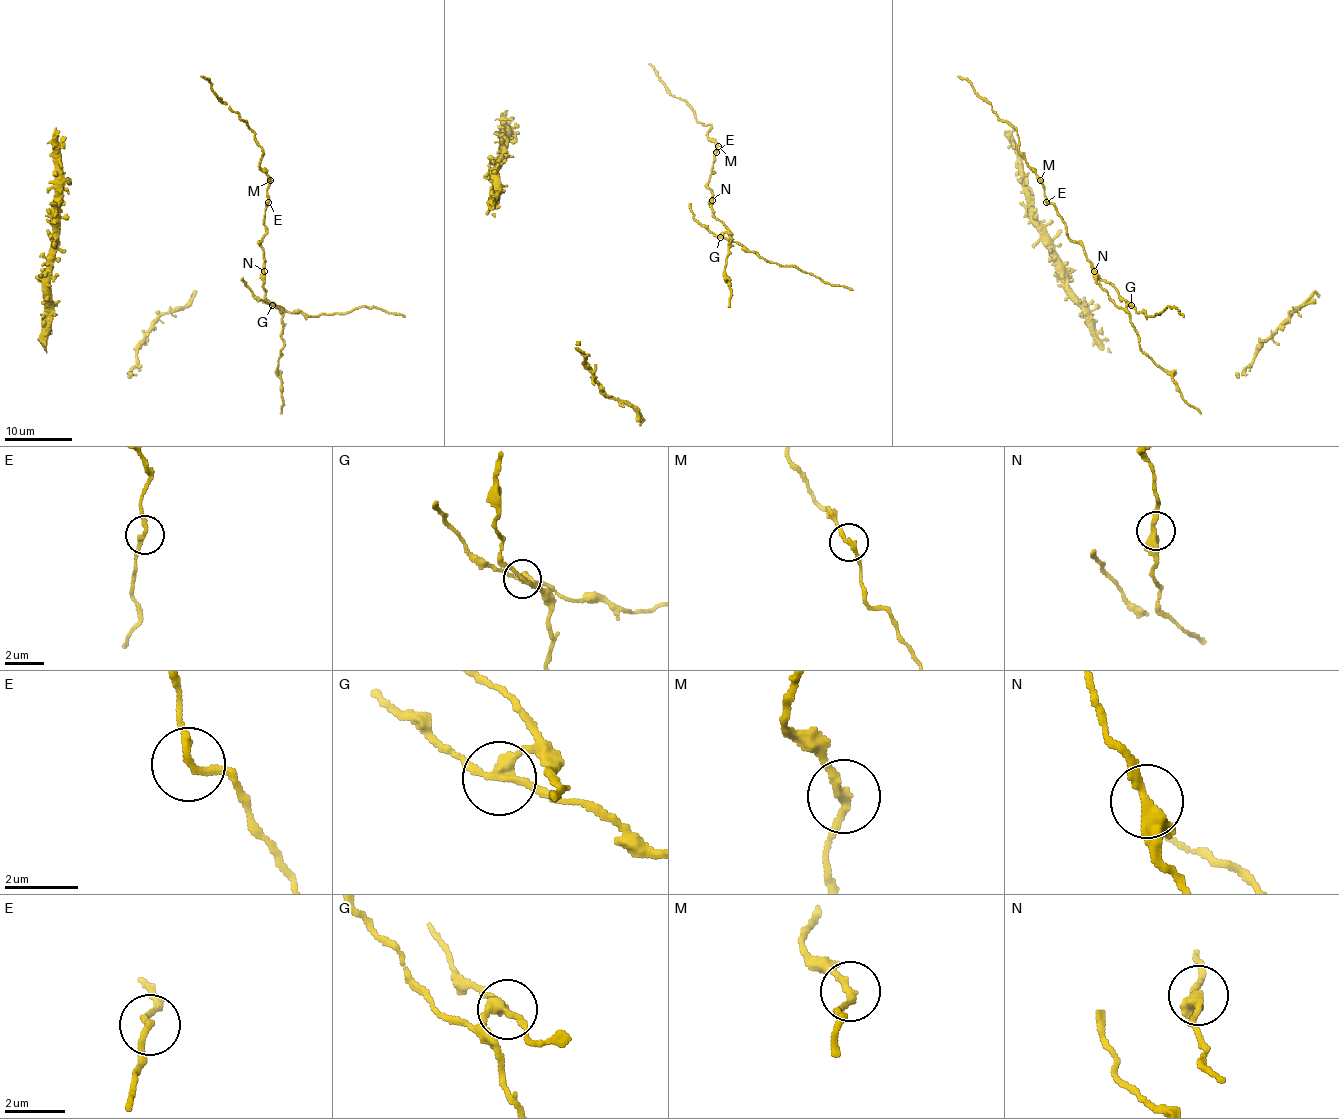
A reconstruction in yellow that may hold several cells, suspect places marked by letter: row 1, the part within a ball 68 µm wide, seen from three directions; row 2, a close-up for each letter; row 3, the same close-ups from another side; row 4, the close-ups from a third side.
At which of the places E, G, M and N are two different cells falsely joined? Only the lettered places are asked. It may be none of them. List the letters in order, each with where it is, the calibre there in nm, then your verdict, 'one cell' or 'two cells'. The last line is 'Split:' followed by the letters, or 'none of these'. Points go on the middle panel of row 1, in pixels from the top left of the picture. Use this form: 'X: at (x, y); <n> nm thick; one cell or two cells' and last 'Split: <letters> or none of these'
E: at (716, 152); 200 nm thick; one cell
G: at (720, 237); 240 nm thick; two cells
M: at (718, 146); 220 nm thick; one cell
N: at (712, 200); 320 nm thick; one cell
Split: G

